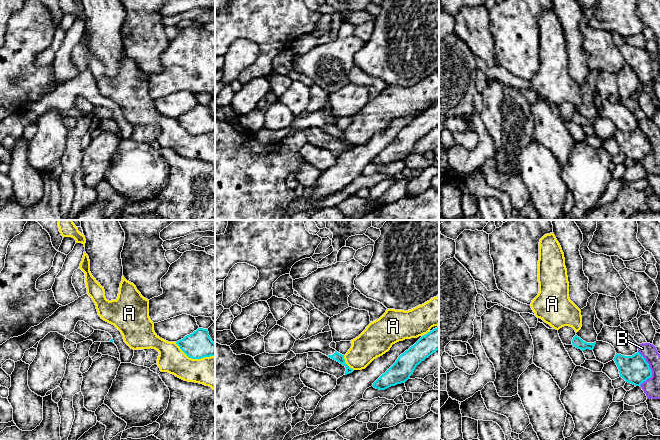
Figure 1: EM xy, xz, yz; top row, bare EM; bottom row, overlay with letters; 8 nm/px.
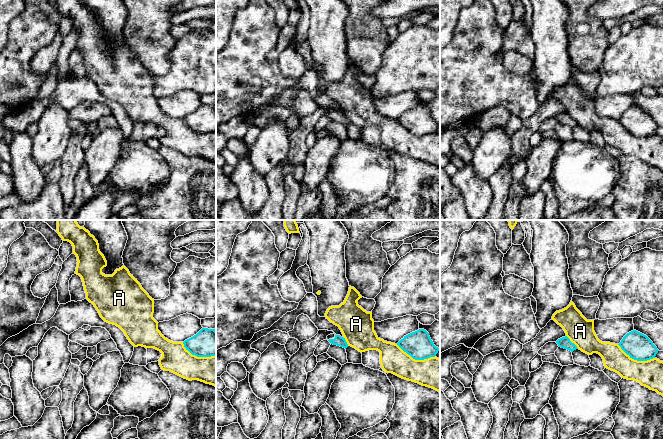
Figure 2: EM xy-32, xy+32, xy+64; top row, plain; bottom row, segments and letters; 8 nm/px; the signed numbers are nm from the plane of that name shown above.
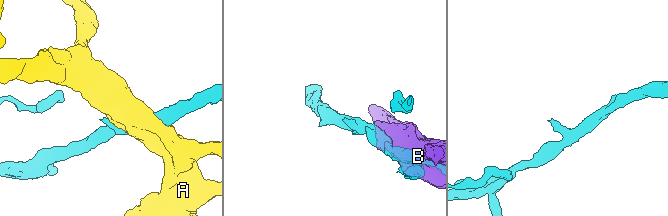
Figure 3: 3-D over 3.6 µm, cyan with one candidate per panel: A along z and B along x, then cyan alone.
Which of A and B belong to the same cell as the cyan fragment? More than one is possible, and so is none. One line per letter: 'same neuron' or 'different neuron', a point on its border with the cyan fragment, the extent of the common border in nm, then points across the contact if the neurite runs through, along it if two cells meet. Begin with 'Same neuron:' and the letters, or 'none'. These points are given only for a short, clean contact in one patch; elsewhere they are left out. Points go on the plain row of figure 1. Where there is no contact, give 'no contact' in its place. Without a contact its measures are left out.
Same neuron: none
A: different neuron; meets cyan in xy at (194, 134); contact 340 nm long
B: different neuron; meets cyan in yz at (650, 145); contact 280 nm long

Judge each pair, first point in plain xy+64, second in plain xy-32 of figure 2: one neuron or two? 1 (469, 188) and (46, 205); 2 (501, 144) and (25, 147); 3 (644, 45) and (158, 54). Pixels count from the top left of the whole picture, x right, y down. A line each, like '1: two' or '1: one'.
1: two
2: two
3: two

